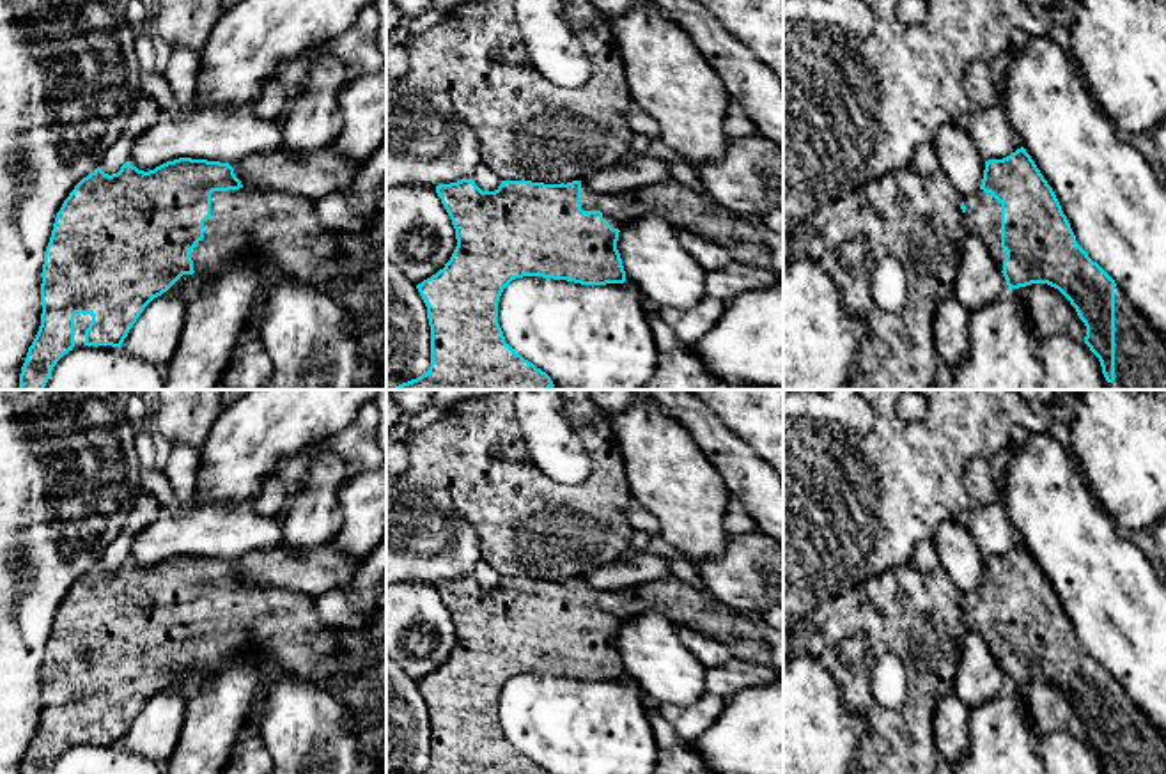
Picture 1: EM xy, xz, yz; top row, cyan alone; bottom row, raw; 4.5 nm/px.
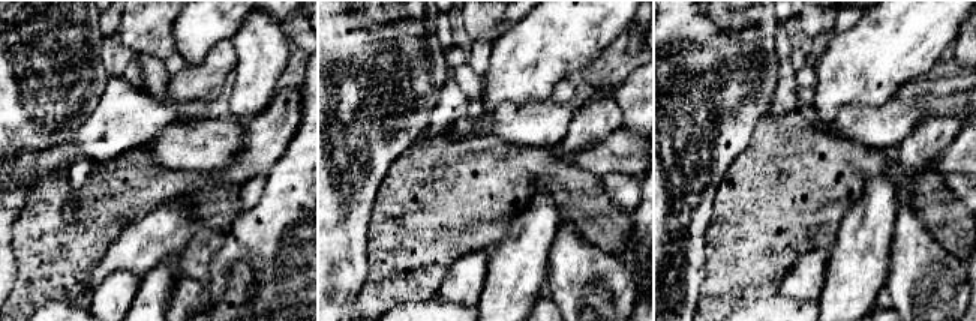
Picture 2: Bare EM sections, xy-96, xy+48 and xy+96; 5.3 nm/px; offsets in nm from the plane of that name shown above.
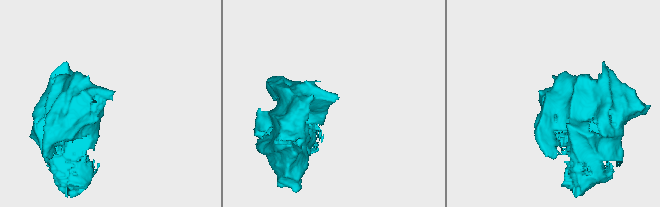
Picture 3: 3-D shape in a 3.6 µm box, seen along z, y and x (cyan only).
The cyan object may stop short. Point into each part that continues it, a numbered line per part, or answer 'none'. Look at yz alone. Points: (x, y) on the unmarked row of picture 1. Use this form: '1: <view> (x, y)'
1: yz (982, 613)
2: yz (1140, 748)

